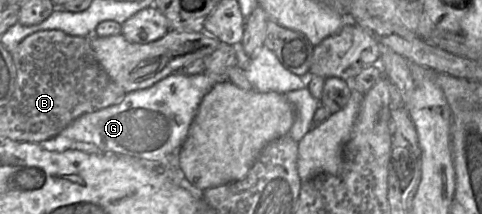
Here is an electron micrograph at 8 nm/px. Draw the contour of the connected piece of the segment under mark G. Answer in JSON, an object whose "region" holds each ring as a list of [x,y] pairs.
{"region":[[[175,72],[149,88],[127,93],[125,98],[118,104],[81,115],[59,135],[74,141],[87,143],[93,148],[90,153],[163,161],[168,155],[178,151],[184,144],[203,98],[214,85],[215,83],[205,73],[184,75],[181,72]]]}

